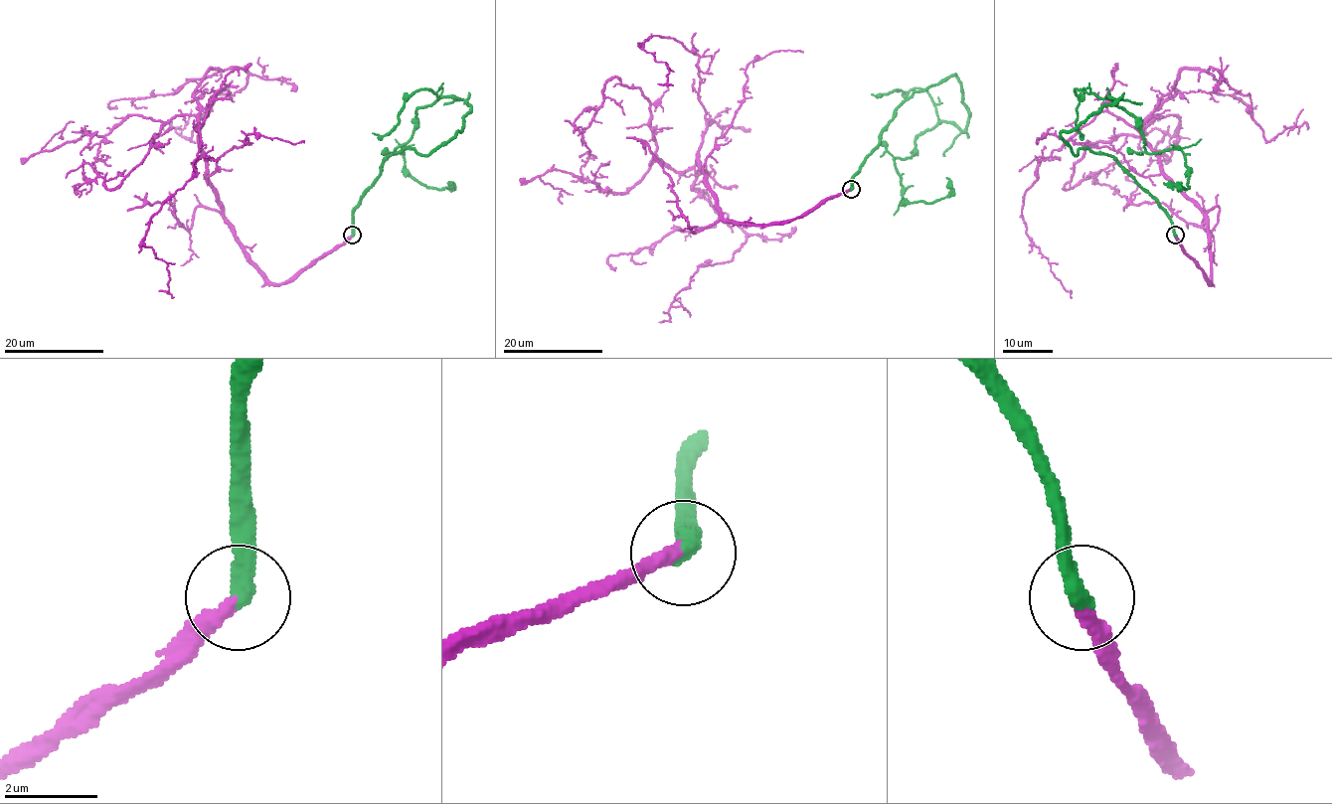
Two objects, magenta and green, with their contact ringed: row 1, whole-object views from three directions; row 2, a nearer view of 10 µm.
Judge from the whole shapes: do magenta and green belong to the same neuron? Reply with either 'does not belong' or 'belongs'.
belongs

